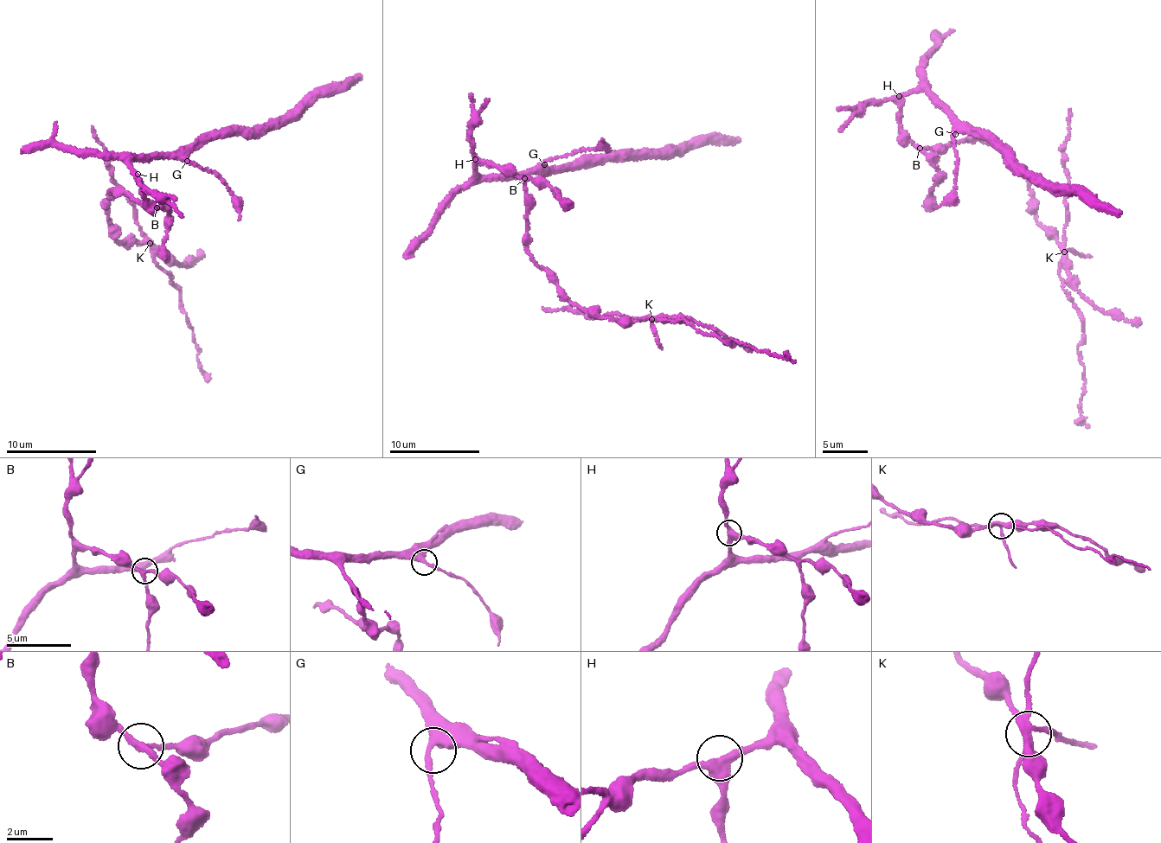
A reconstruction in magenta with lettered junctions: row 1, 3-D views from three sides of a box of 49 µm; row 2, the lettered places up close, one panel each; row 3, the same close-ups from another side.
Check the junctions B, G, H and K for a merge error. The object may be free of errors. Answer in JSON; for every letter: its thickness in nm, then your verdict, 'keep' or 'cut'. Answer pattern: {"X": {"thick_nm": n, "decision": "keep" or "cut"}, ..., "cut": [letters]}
{"B": {"thick_nm": 260, "decision": "keep"}, "G": {"thick_nm": 400, "decision": "keep"}, "H": {"thick_nm": 360, "decision": "keep"}, "K": {"thick_nm": 280, "decision": "cut"}, "cut": ["K"]}

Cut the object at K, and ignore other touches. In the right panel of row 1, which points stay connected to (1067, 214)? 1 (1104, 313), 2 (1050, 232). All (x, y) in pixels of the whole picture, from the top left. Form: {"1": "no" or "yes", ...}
{"1": "no", "2": "no"}

